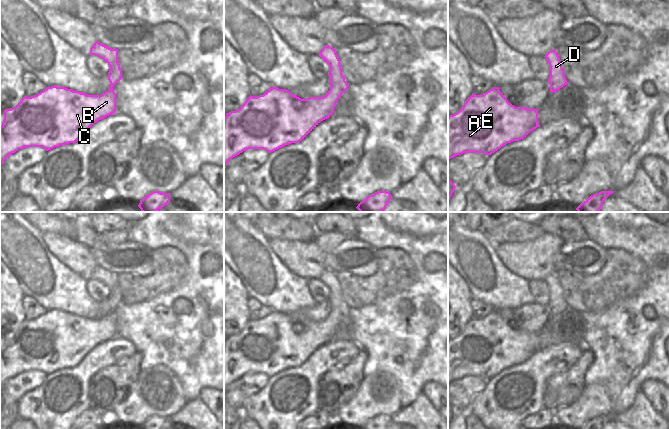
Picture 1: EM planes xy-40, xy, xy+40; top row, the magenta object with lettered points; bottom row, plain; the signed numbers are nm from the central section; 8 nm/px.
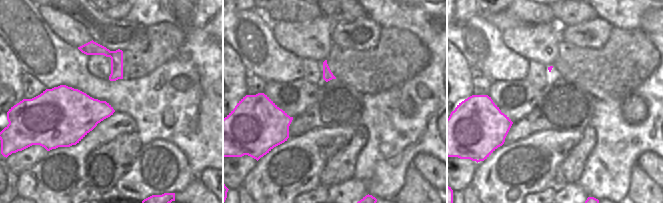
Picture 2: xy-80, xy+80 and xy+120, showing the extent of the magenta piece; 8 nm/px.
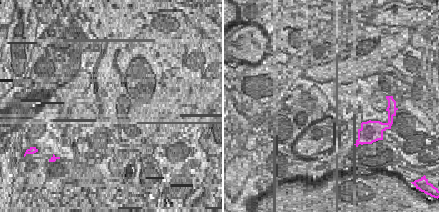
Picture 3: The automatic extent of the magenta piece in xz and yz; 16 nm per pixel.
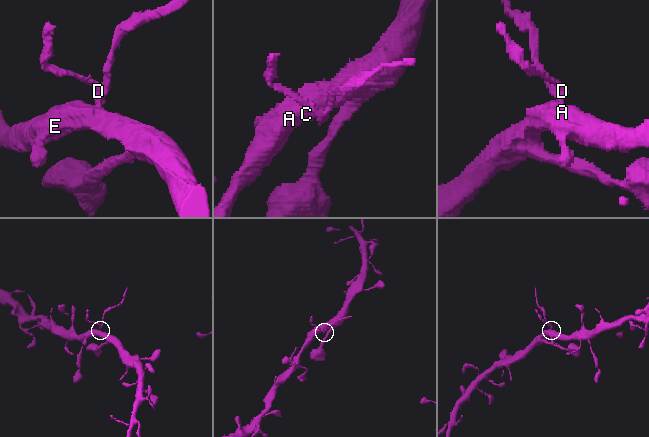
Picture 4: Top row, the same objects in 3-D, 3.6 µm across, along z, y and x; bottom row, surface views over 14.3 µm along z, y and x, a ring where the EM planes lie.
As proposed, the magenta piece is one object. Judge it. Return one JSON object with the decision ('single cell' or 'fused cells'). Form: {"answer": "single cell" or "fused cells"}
{"answer": "fused cells"}

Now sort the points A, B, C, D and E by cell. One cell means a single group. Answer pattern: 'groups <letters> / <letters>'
groups A B C E / D

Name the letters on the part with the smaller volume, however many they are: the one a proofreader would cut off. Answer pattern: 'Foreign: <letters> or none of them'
Foreign: D.

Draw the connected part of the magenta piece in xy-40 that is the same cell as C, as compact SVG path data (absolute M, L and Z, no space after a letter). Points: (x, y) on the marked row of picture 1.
M55 85L46 87L37 95L27 97L11 109L4 110L4 120L0 127L0 165L11 154L25 147L43 147L49 151L61 145L78 141L97 121L116 112L116 94L112 87L101 95L87 95Z

